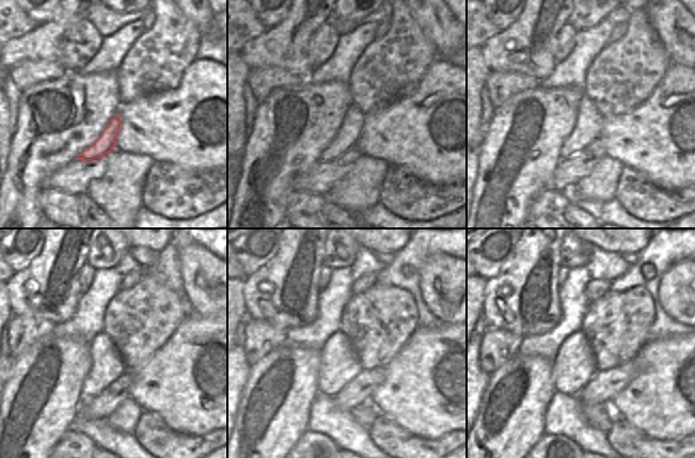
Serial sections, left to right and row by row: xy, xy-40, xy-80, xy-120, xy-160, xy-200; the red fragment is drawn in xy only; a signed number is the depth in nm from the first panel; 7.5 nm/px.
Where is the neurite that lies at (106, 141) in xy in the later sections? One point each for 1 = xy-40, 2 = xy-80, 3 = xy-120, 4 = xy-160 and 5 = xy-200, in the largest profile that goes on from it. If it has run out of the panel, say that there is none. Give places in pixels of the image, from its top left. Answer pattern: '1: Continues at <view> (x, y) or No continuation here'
1: Continues at xy-40 (350, 128)
2: Continues at xy-80 (588, 126)
3: Continues at xy-120 (107, 365)
4: Continues at xy-160 (338, 363)
5: Continues at xy-200 (573, 366)

